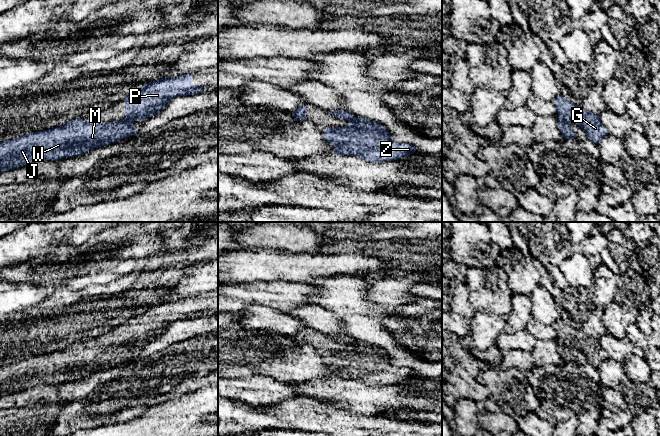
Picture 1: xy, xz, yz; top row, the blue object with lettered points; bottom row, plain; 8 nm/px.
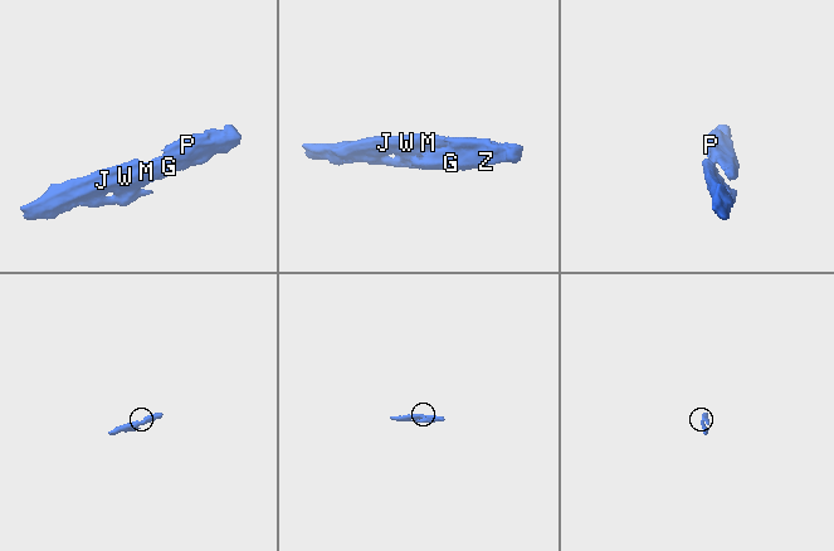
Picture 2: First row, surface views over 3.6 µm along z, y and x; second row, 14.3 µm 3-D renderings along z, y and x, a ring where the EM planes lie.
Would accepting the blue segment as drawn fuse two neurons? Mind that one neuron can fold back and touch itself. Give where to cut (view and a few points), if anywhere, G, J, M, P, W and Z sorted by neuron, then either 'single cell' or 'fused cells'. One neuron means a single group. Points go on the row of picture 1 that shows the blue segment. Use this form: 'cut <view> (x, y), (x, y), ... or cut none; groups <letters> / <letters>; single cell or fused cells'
cut none; groups G J M P W Z; single cell

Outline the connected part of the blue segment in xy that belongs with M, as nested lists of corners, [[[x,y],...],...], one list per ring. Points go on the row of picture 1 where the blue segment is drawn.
[[[188,73],[183,76],[165,77],[133,89],[124,99],[125,119],[108,123],[88,123],[84,119],[72,119],[60,127],[39,132],[28,132],[24,136],[0,142],[0,173],[40,160],[59,160],[78,156],[95,148],[135,135],[138,132],[138,129],[134,126],[136,120],[142,121],[159,113],[175,97],[198,94],[203,91],[203,86],[194,86],[192,79],[193,74]]]

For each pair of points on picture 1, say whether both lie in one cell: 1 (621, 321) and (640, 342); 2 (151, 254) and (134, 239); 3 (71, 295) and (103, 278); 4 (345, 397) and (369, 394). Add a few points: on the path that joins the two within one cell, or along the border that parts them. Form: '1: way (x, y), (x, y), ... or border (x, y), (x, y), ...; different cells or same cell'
1: way (625, 326), (636, 337); same cell
2: way (147, 250), (138, 243); same cell
3: border (110, 282), (82, 289), (69, 289), (65, 284); different cells
4: way (351, 396), (363, 396); same cell

